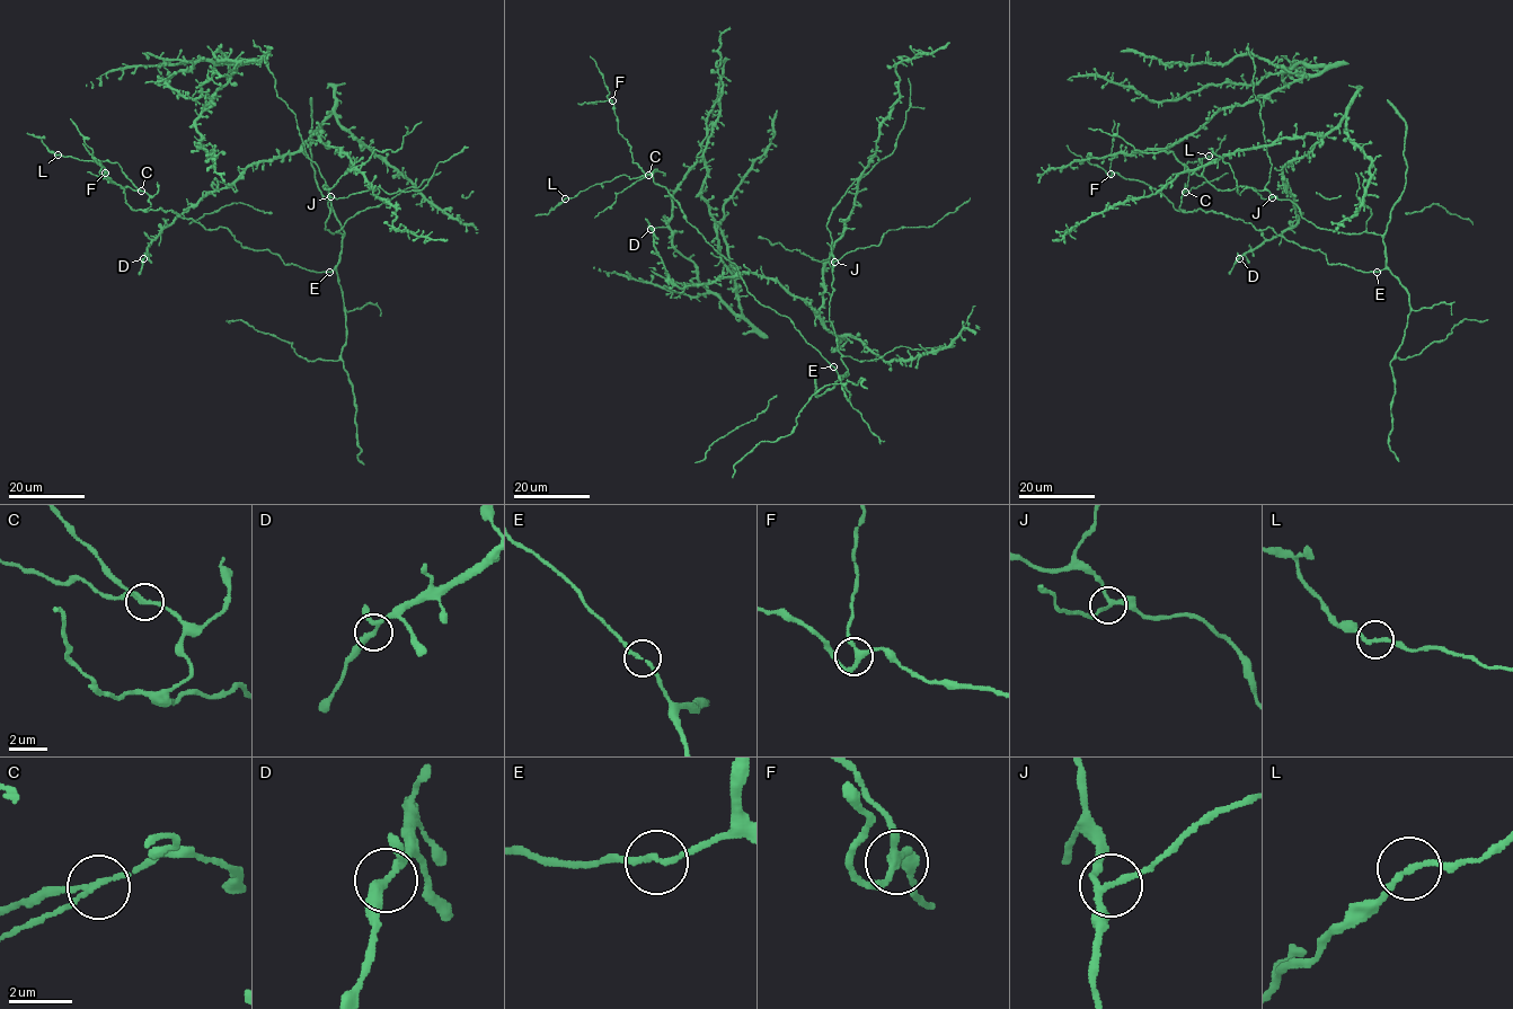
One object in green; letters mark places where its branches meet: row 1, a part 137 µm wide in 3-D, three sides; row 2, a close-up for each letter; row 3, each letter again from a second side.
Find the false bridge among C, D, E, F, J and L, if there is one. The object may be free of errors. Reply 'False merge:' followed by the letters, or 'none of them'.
False merge: none of them

